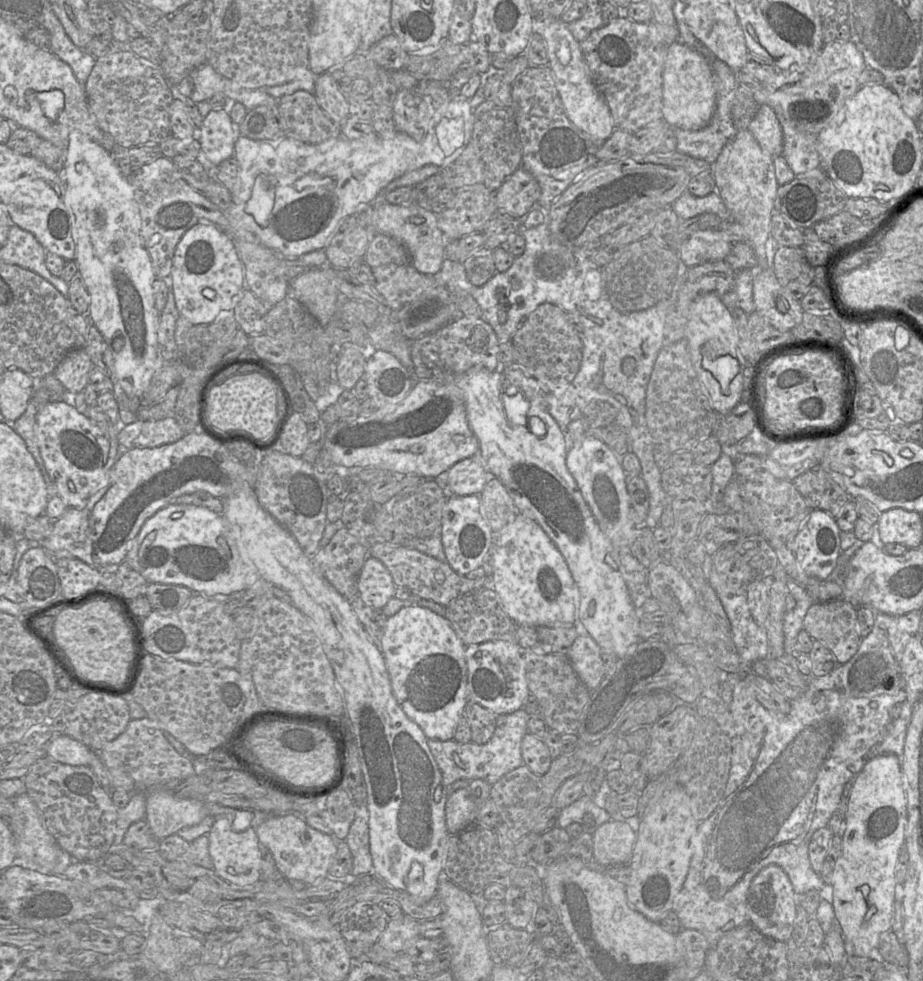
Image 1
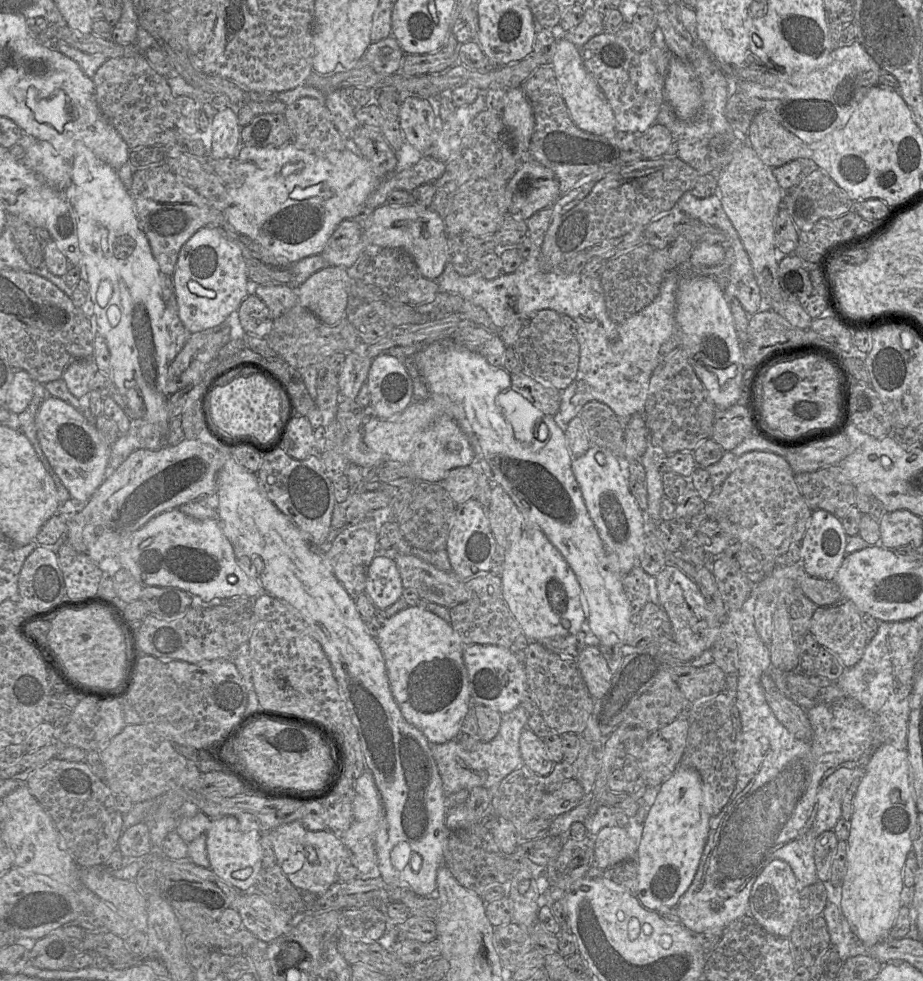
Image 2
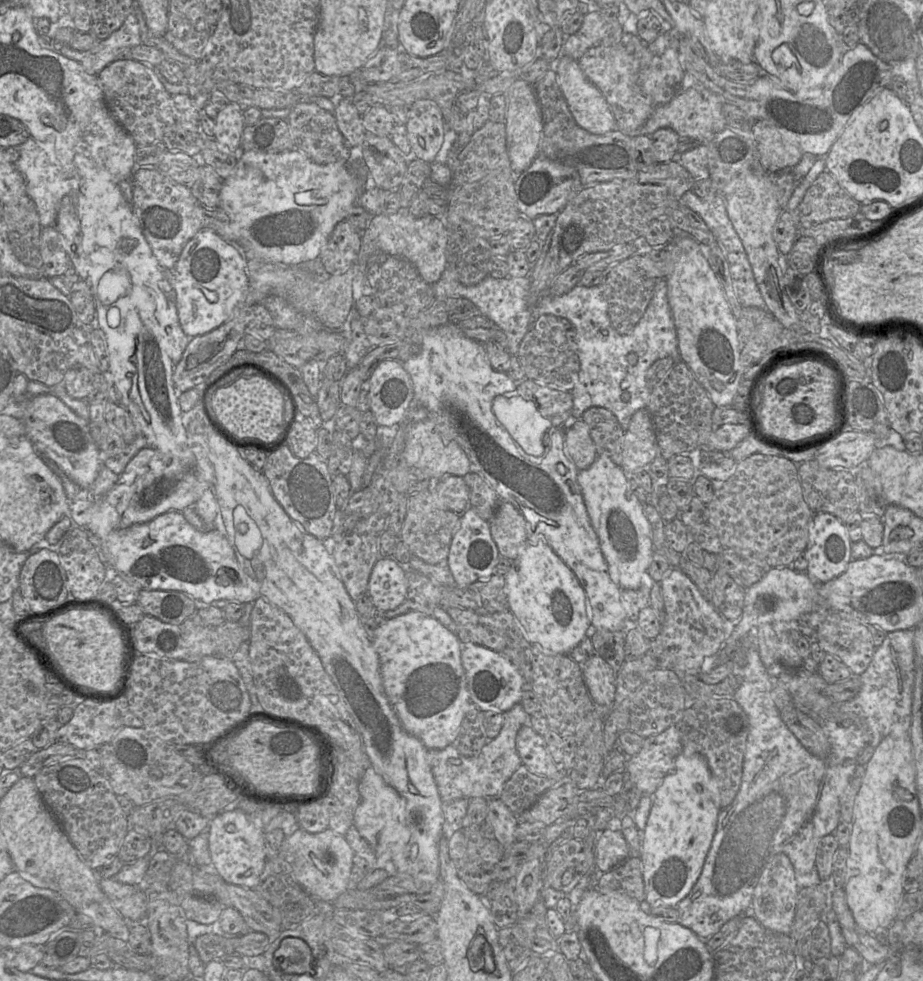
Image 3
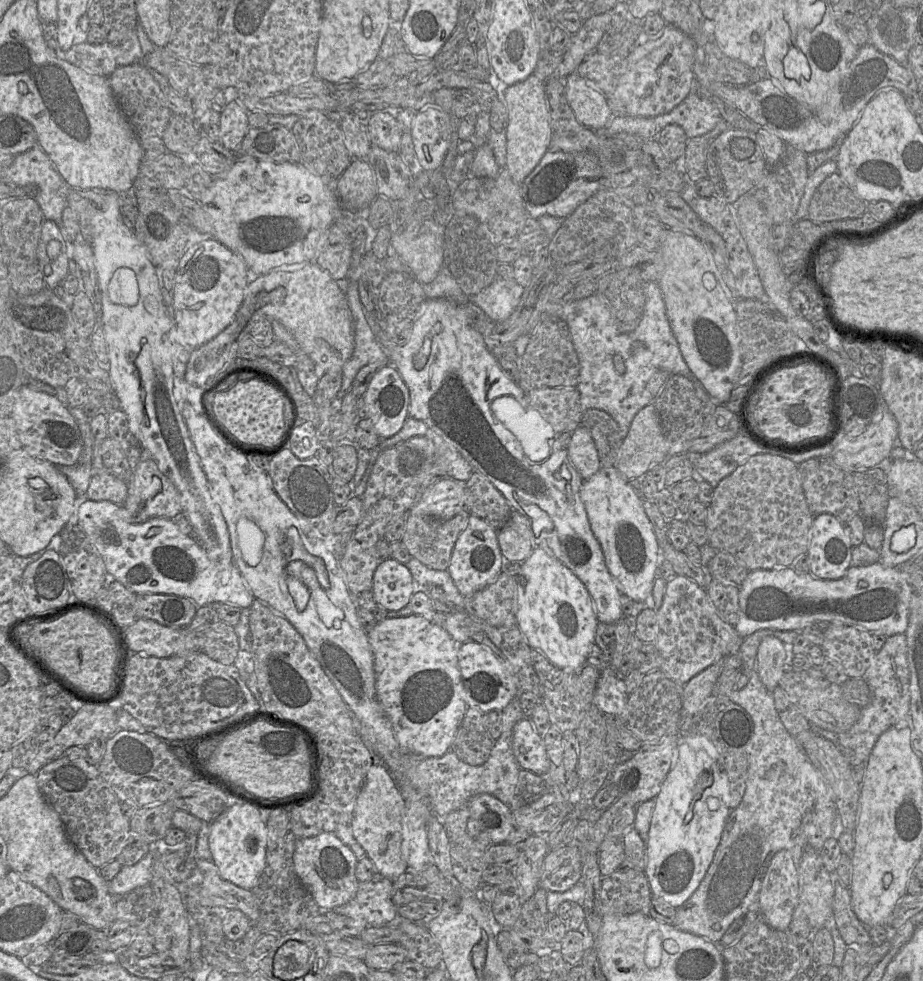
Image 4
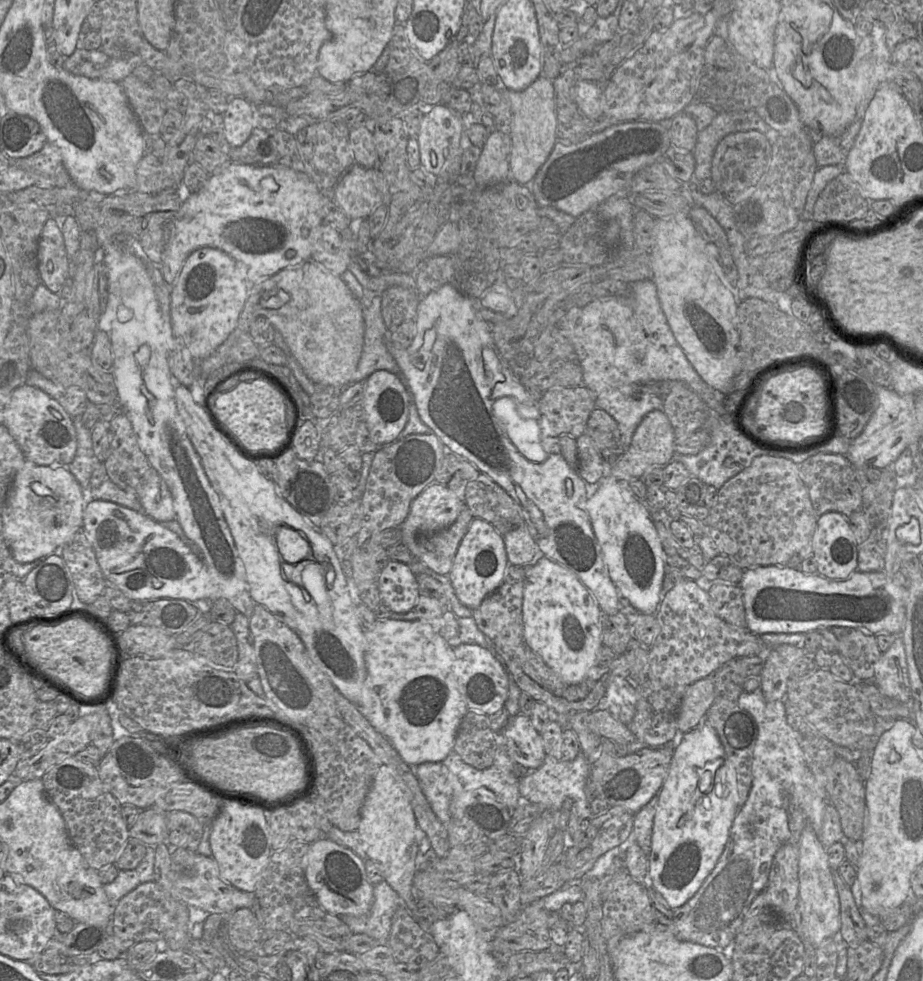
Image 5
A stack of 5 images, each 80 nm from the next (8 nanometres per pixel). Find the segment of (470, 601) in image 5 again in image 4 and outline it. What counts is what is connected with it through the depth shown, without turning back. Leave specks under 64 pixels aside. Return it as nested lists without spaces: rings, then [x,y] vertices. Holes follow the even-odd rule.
[[[470,514],[466,527],[458,536],[447,571],[464,597],[486,587],[501,573],[503,555],[498,543],[497,532],[483,519]]]

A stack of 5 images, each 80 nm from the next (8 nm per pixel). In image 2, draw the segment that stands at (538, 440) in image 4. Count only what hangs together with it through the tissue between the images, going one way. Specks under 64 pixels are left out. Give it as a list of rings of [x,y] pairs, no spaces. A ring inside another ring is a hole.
[[[510,388],[499,393],[497,404],[510,424],[515,438],[523,443],[534,440],[534,427],[544,414],[521,394]]]

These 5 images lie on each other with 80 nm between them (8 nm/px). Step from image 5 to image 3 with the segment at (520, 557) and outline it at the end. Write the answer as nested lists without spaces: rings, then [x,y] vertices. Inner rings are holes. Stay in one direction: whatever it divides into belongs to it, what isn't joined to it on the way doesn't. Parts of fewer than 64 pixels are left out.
[[[500,501],[489,525],[499,554],[515,560],[528,542],[521,513],[511,503]]]

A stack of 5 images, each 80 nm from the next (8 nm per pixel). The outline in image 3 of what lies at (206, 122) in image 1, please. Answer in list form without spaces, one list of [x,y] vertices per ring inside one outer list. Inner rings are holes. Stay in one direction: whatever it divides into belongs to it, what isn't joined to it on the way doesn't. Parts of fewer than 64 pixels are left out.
[[[229,102],[218,111],[214,121],[213,139],[219,149],[225,153],[238,153],[245,127],[243,110],[235,103]]]

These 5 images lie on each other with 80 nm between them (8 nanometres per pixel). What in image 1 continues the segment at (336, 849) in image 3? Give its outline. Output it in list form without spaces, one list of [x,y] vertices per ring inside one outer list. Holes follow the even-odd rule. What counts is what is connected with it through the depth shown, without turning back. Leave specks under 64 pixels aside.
[[[269,815],[255,829],[259,843],[271,852],[277,870],[289,880],[313,885],[325,879],[336,853],[337,841],[309,826],[302,816]]]

